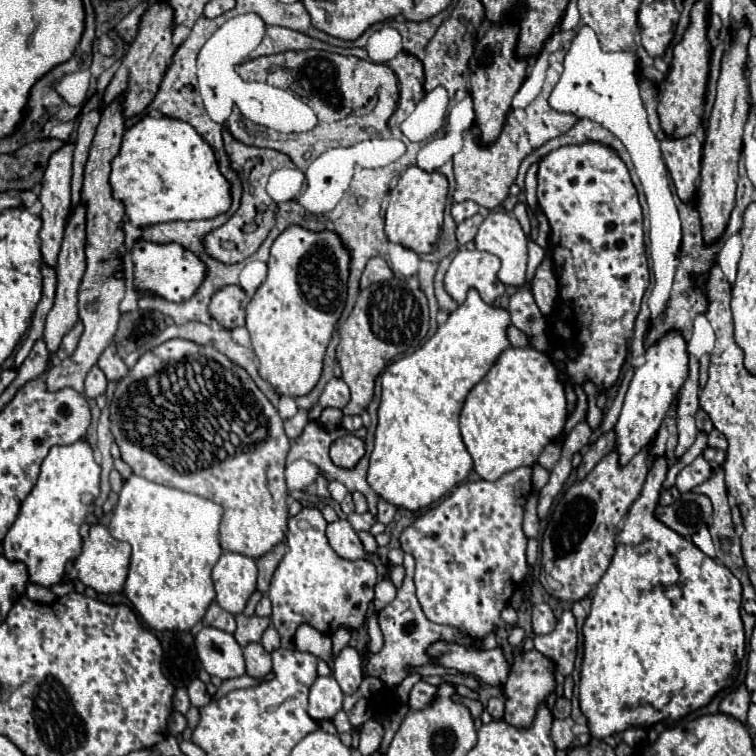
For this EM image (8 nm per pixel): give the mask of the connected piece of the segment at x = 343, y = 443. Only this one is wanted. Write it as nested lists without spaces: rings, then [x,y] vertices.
[[[347,434],[333,442],[331,460],[337,466],[355,466],[365,454],[365,442],[353,434]]]

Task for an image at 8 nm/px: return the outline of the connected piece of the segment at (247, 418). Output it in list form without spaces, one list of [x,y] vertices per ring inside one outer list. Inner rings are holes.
[[[173,338],[147,350],[125,378],[117,382],[109,404],[111,434],[121,450],[121,458],[131,466],[133,474],[151,482],[179,488],[223,506],[221,518],[221,548],[223,552],[239,552],[249,558],[259,558],[287,534],[287,484],[285,458],[289,452],[289,438],[283,430],[283,420],[265,394],[255,386],[251,376],[225,354],[213,346]],[[187,358],[199,362],[189,366]]]

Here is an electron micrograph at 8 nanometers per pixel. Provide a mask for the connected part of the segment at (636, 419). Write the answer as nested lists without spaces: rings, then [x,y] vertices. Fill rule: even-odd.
[[[667,334],[645,354],[645,364],[635,370],[631,386],[625,396],[621,416],[615,424],[615,452],[619,456],[619,466],[625,466],[635,454],[655,438],[665,412],[669,410],[675,394],[687,378],[687,344],[681,334]]]

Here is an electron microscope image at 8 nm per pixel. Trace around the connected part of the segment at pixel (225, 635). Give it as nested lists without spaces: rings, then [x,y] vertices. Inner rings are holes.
[[[203,626],[195,634],[195,650],[203,668],[211,676],[219,676],[221,680],[227,680],[245,674],[243,650],[235,640],[235,636],[229,632]]]

